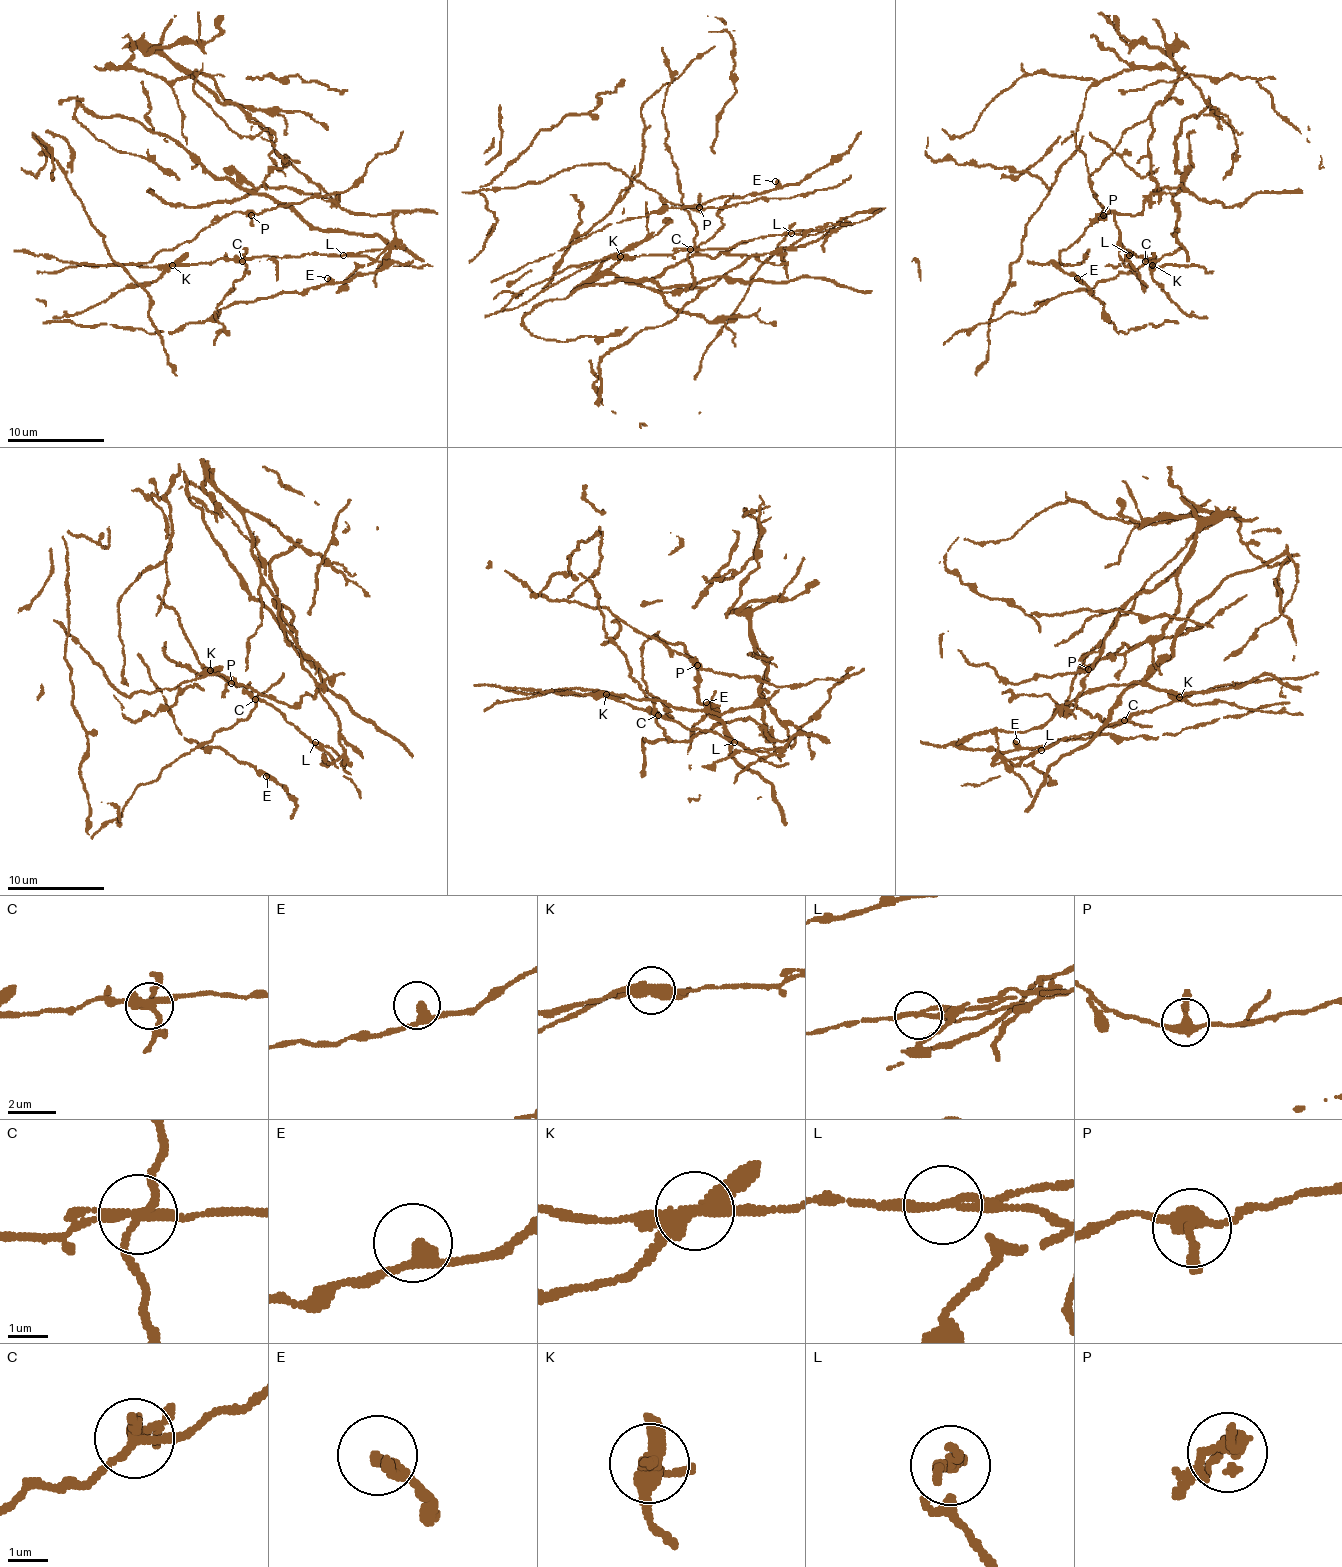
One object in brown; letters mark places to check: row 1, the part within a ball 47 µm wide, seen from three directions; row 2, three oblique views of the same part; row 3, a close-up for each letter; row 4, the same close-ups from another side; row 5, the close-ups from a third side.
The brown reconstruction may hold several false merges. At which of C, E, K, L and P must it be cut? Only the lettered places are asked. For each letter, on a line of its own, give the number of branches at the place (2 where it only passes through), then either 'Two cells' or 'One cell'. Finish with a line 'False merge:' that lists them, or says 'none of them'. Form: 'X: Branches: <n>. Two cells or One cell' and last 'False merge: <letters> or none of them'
C: Branches: 4. Two cells
E: Branches: 2. One cell
K: Branches: 4. Two cells
L: Branches: 2. Two cells
P: Branches: 4. One cell
False merge: C, K, L

